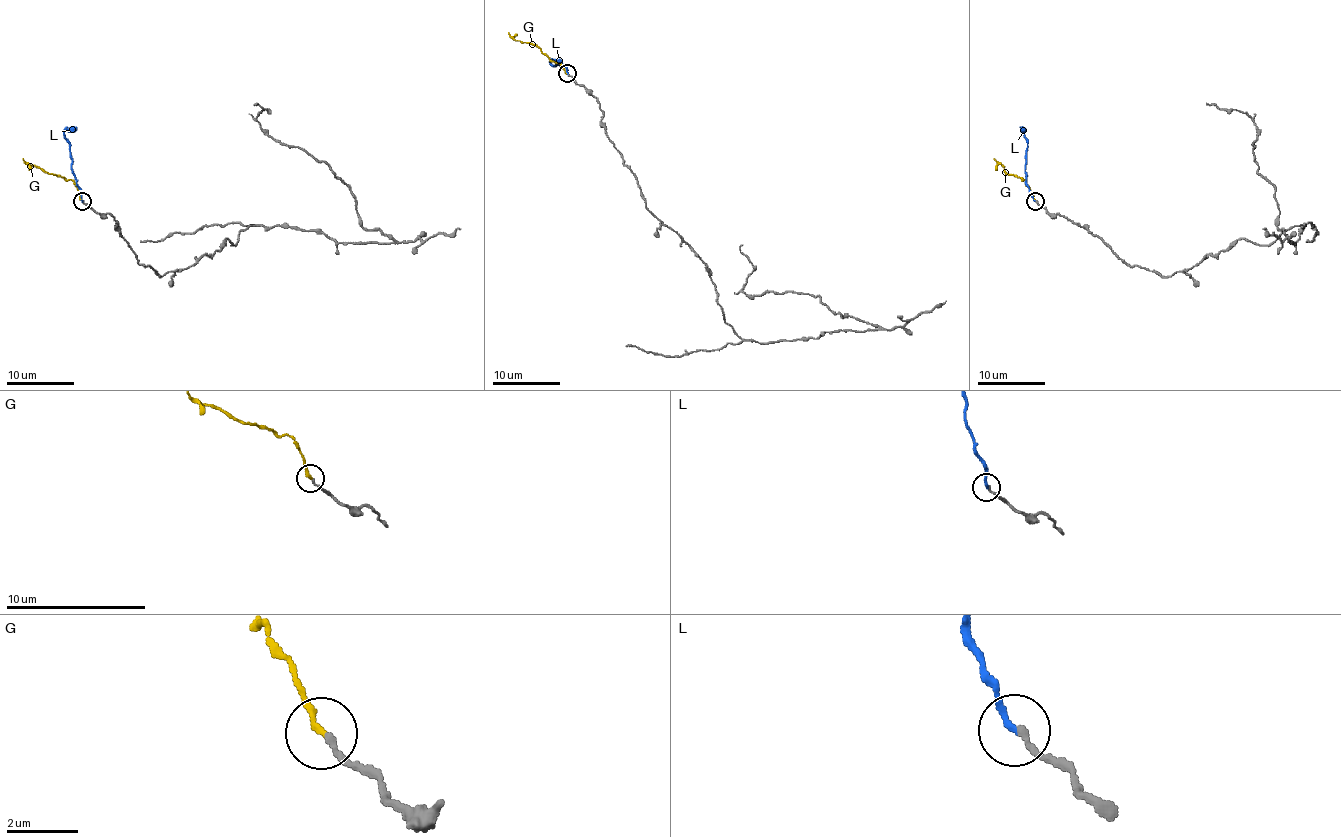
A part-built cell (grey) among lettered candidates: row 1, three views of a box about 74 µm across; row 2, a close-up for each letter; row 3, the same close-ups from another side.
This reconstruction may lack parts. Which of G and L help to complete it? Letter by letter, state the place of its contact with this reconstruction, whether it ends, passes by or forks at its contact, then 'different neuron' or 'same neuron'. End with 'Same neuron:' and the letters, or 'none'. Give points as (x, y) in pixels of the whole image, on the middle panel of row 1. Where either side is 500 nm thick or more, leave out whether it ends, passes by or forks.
G: (567, 73) | it ends | same neuron
L: (567, 73) | it ends | different neuron
Same neuron: G

